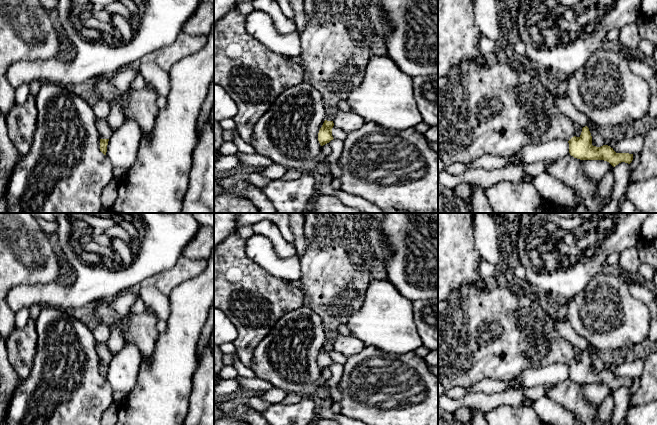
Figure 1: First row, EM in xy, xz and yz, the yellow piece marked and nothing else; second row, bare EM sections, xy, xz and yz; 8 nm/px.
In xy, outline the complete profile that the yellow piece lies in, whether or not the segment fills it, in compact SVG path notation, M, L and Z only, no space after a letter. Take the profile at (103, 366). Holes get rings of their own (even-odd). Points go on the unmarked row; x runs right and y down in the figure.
M101 343L96 348L100 360L100 375L106 379L107 369L113 354L109 351L106 343Z

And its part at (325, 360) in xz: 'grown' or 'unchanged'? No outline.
grown

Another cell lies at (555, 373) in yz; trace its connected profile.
M552 364L542 368L526 369L514 378L522 387L534 387L545 384L556 384L569 377L569 367L566 364Z

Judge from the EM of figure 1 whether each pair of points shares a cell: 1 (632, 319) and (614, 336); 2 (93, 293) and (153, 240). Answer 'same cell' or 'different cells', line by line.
1: same cell
2: same cell

